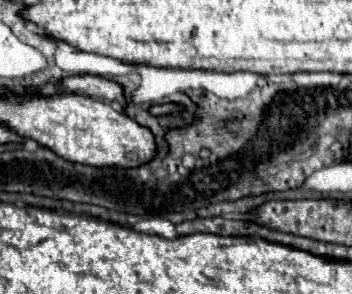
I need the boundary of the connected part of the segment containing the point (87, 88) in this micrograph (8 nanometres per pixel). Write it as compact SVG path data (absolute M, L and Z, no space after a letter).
M83 74L83 76L69 76L63 80L63 86L71 92L77 92L77 90L83 90L85 94L89 96L101 96L105 100L111 100L111 102L117 102L117 104L125 104L125 98L123 98L123 88L113 82L113 80L107 80L107 78L101 78L101 76L89 76L89 74Z

